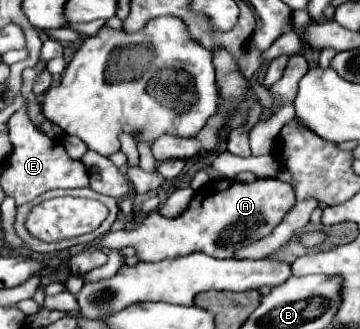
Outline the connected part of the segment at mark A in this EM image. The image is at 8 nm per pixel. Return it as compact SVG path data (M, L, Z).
M233 179L211 181L201 187L191 199L185 213L179 217L163 217L159 211L149 213L133 231L111 231L101 239L101 245L121 249L131 245L139 261L161 261L193 251L211 257L233 257L235 251L269 235L287 211L295 205L295 191L289 183L279 179L255 179L253 183L239 183Z

